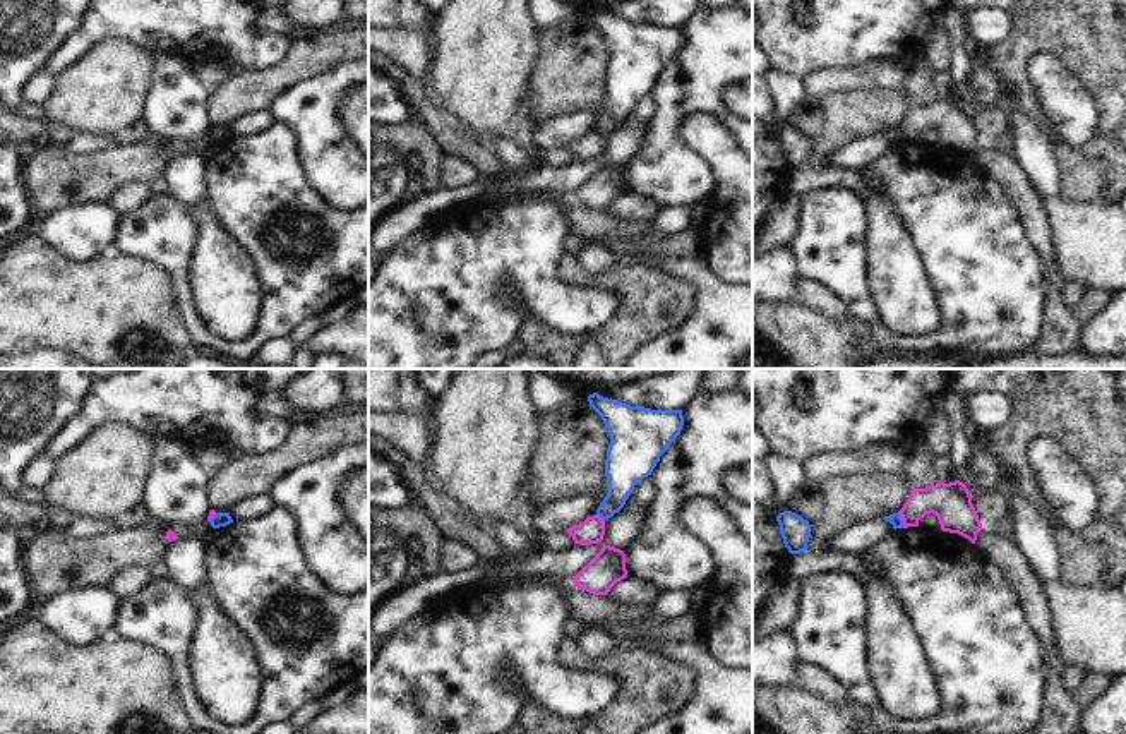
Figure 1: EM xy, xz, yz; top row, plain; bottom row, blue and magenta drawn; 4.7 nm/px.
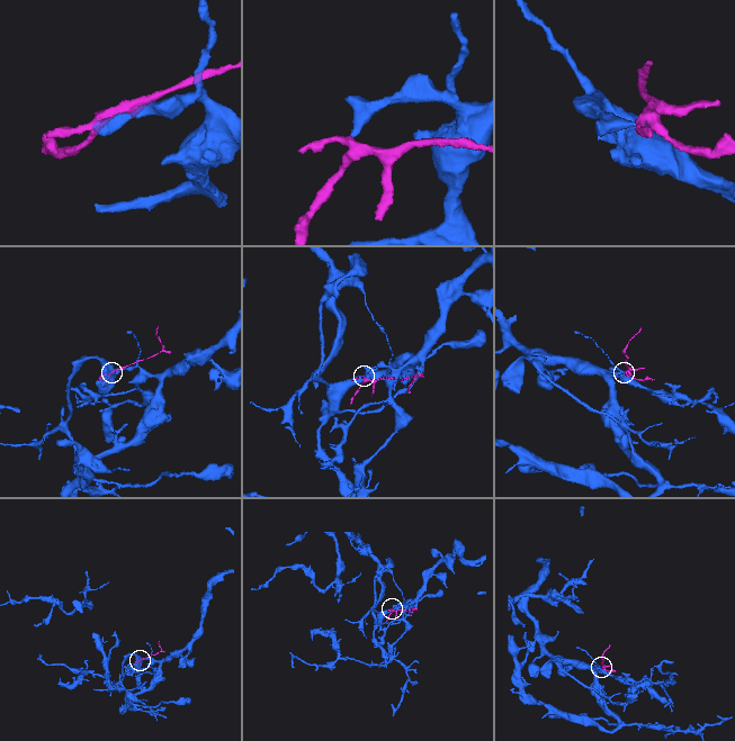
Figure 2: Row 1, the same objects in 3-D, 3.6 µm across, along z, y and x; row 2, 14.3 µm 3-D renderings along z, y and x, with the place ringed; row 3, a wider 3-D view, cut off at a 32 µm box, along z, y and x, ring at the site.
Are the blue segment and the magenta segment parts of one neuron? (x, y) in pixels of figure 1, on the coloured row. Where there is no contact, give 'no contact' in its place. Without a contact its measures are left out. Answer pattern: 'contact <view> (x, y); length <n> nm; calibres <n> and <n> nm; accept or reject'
contact yz (902, 520); length 80 nm; calibres 60 and 190 nm; reject

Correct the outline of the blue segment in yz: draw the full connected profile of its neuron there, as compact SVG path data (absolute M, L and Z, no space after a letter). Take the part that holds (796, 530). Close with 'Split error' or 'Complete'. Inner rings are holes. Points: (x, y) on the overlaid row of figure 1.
M783 511L776 516L776 521L780 525L783 544L790 554L807 550L807 540L811 537L811 525L807 520L792 511Z. Complete

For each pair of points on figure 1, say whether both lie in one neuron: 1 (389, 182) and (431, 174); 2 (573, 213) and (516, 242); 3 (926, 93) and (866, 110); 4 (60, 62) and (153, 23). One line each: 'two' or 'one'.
1: two
2: two
3: two
4: one

